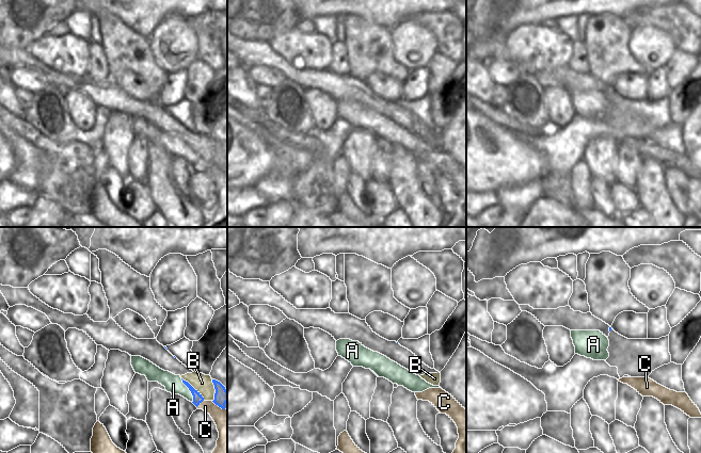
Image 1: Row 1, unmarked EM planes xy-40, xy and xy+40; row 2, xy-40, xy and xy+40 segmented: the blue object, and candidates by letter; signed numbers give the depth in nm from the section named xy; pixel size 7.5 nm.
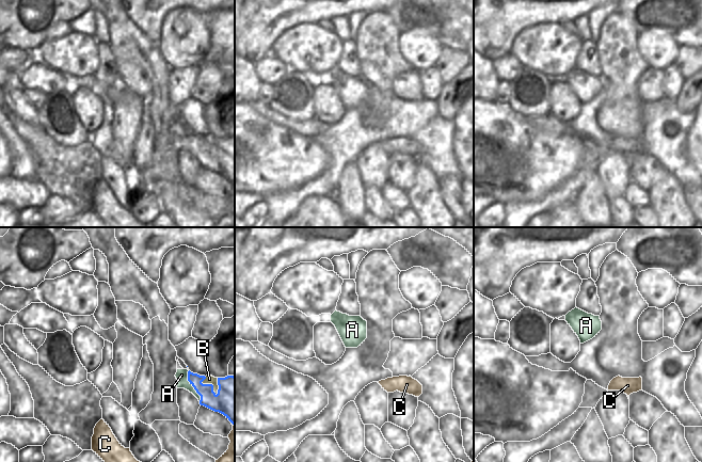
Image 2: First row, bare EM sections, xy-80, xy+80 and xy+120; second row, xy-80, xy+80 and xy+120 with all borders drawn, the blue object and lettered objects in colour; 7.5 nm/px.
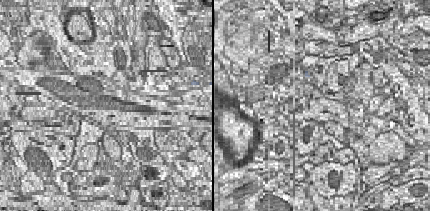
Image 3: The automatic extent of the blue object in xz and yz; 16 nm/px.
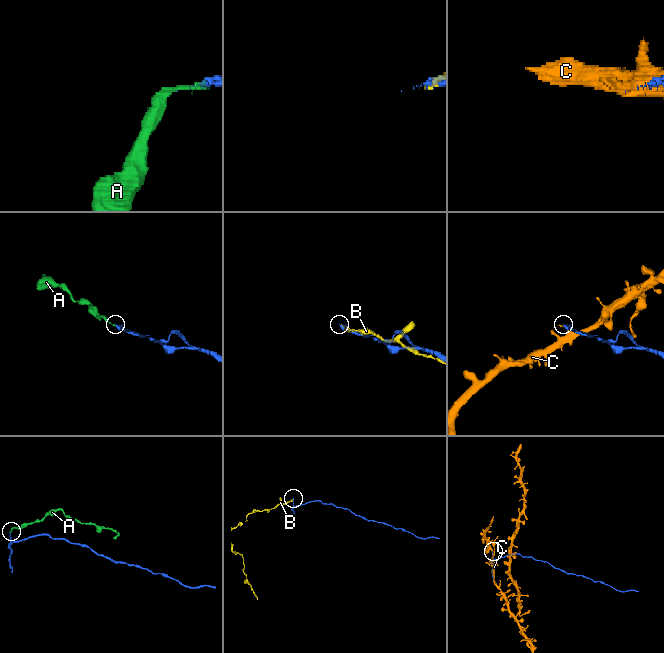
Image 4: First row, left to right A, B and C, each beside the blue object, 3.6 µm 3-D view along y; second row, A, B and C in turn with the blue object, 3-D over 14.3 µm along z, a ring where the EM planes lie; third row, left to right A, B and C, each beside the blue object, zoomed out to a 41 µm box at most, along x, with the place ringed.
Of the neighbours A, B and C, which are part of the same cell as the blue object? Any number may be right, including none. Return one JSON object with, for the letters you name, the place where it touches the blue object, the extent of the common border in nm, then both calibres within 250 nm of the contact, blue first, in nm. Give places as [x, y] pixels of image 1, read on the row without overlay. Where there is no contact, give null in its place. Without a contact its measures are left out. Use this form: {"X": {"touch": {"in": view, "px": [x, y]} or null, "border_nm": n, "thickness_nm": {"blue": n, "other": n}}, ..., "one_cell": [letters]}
{"one_cell": []}

